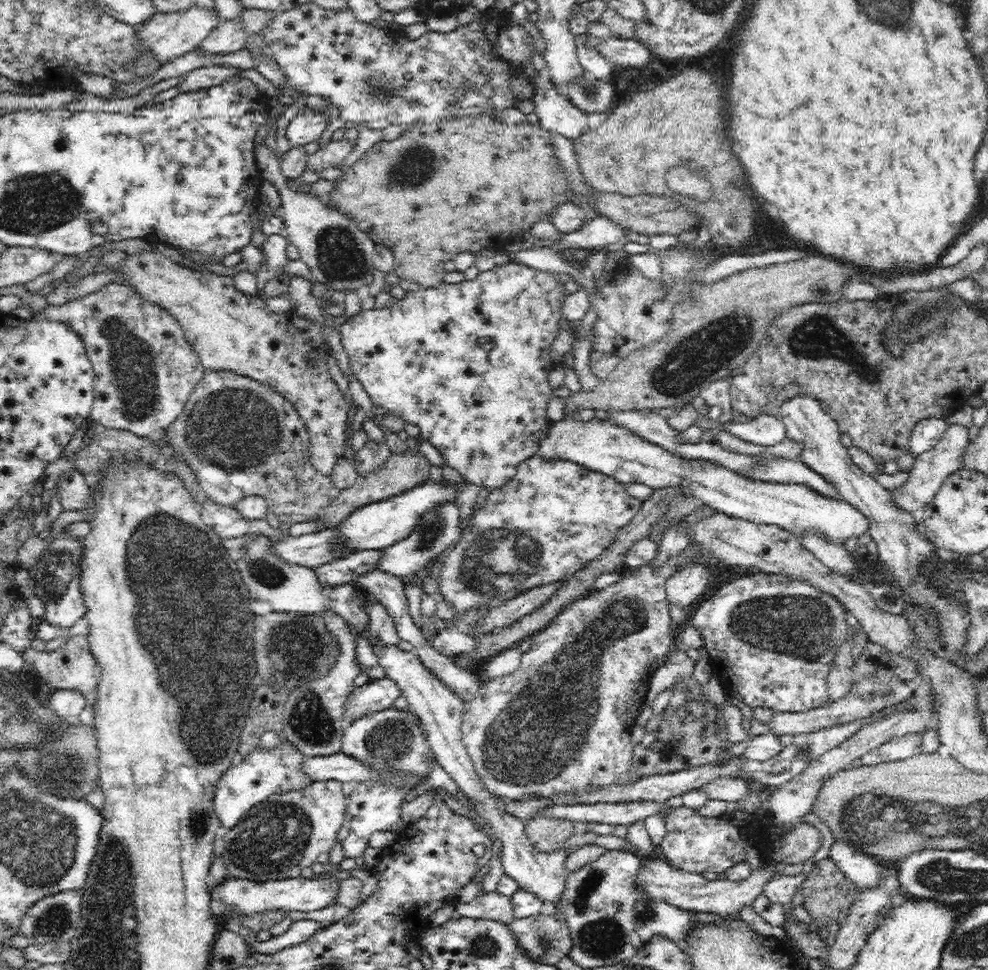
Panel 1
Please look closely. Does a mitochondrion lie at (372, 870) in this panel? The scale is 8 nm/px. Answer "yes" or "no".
no

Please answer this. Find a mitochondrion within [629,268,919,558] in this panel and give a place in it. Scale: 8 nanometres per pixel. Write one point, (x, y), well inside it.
(692, 359)

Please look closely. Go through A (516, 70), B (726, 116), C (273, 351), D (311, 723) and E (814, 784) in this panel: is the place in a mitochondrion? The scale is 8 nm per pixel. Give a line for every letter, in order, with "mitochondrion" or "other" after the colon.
A: other
B: other
C: other
D: mitochondrion
E: other

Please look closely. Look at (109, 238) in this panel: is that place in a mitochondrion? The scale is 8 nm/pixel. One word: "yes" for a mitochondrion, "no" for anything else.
no

